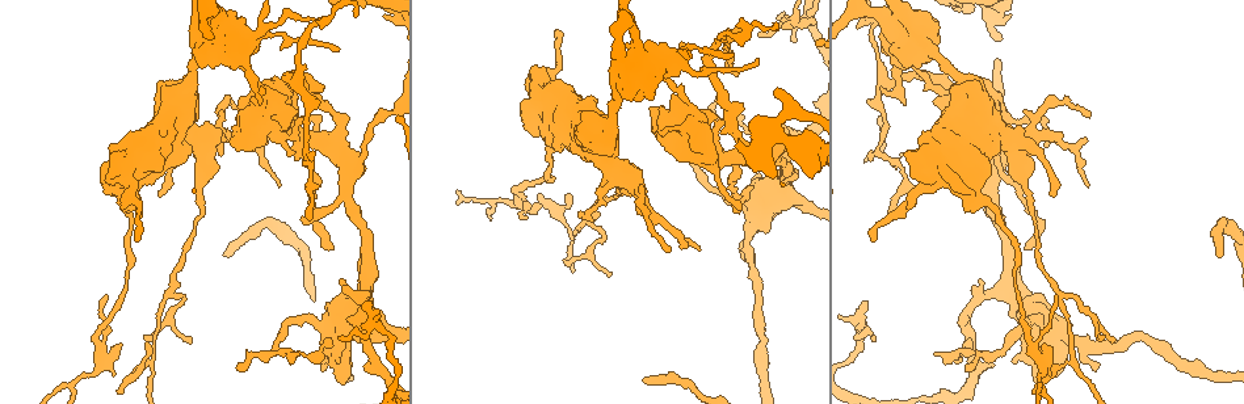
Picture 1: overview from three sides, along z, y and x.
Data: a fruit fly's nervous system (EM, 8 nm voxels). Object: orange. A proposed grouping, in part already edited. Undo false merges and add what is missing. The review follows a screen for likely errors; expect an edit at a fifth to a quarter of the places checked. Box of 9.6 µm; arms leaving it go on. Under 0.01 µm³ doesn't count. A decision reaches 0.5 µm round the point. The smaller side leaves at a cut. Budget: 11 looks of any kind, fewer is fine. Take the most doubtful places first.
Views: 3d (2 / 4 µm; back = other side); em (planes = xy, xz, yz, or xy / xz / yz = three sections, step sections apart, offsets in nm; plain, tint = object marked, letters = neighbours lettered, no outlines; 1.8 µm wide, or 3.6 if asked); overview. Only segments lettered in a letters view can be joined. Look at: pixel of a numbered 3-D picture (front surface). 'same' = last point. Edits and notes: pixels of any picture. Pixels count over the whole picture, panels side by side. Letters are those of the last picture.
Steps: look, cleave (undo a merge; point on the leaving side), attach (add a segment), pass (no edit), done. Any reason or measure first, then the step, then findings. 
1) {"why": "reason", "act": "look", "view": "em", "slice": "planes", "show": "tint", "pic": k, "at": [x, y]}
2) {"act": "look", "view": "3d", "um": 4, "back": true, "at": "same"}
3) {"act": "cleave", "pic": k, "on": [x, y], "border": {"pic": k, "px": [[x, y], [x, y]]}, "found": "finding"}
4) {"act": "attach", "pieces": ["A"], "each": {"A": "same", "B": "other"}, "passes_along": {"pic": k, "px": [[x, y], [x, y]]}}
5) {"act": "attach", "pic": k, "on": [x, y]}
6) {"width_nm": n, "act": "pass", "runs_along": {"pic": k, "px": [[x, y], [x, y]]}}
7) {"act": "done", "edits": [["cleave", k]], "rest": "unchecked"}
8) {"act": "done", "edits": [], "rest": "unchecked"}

{"why": "thin end", "act": "look", "view": "em", "slice": "xz", "step": 16, "show": "tint", "pic": 1, "at": [370, 300]}

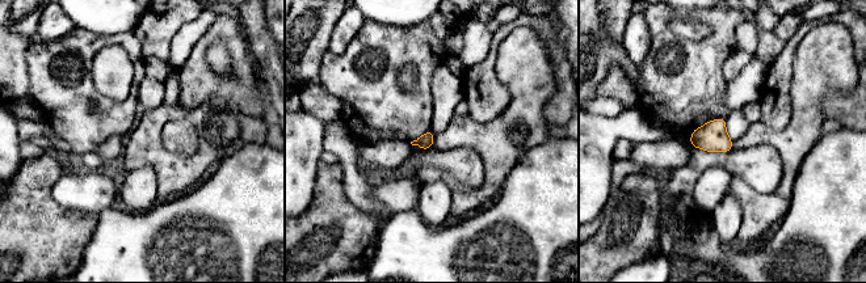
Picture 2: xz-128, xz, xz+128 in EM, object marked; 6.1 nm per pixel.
{"act": "look", "view": "em", "slice": "xz", "step": 16, "show": "letters", "at": "same"}

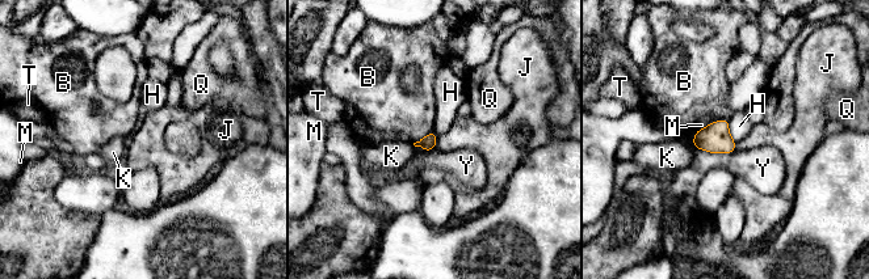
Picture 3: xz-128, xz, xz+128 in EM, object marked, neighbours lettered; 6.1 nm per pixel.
{"width_nm": 90, "act": "pass", "each": {"B": "other", "H": "other", "J": "other", "K": "other", "M": "other", "Q": "other", "T": "other", "Y": "other"}, "border": {"pic": 3, "px": [[437, 135], [432, 149]]}, "found": "no lettered segment goes on from it"}

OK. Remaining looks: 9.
{"why": "arms part here", "act": "look", "view": "em", "um": 3.6, "slice": "xy", "step": 4, "show": "tint", "pic": 1, "at": [976, 186]}

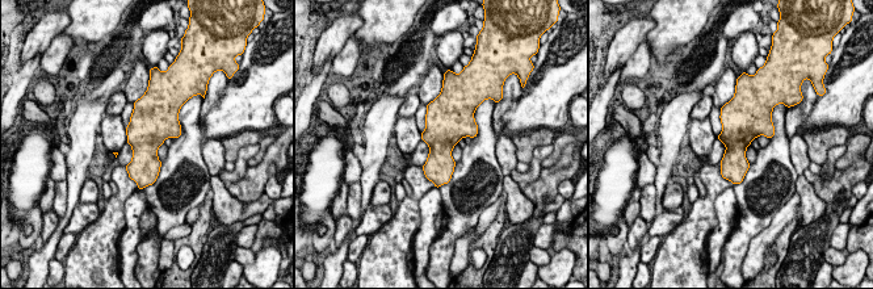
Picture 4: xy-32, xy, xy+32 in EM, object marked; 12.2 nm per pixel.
{"act": "look", "view": "em", "um": 3.6, "slice": "planes", "show": "letters", "at": "same"}

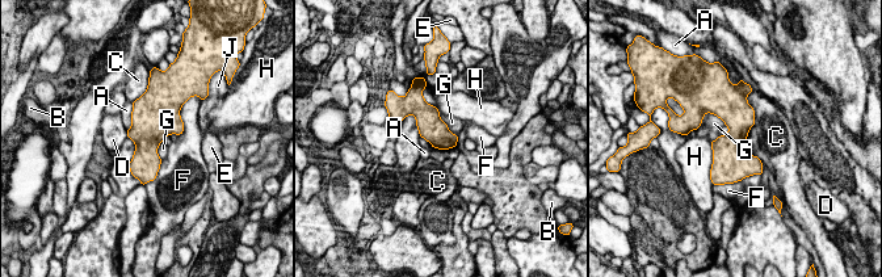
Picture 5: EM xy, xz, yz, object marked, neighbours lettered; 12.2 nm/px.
{"width_nm": 320, "act": "pass", "each": {"A": "other", "B": "other", "C": "other", "D": "other", "E": "other", "F": "other", "G": "other", "H": "other", "J": "other"}, "found": "all the same cell"}

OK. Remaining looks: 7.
{"why": "an open end", "act": "look", "view": "em", "slice": "planes", "show": "plain", "pic": 1, "at": [982, 279]}

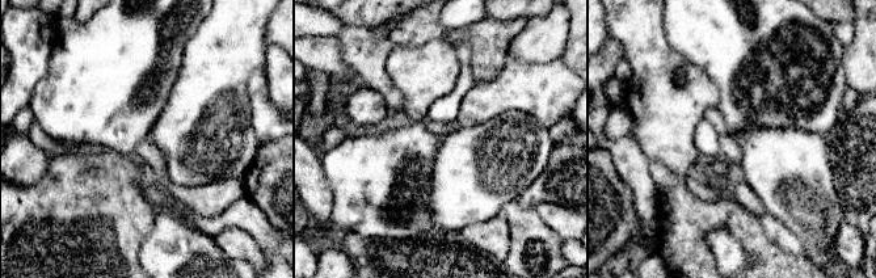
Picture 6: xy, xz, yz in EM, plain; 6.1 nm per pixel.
{"why": "see the neighbours", "act": "look", "view": "em", "slice": "planes", "show": "letters", "at": "same"}

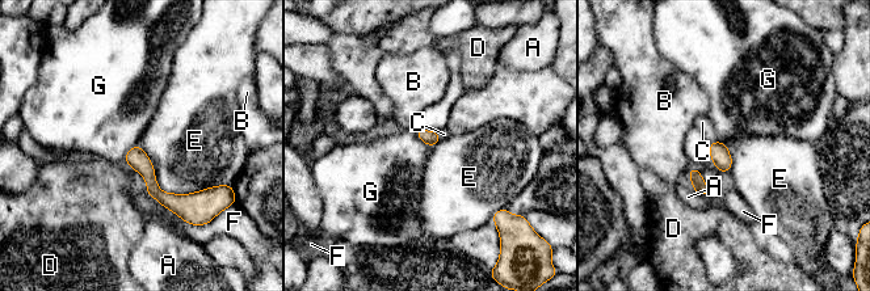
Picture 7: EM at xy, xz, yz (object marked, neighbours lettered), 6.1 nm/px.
{"act": "pass", "each": {"A": "other", "B": "other", "C": "other", "D": "other", "E": "other", "F": "other", "G": "other"}, "runs_along": {"pic": 7, "px": [[130, 154], [163, 198], [197, 195]]}, "found": "no lettered segment goes on from it"}

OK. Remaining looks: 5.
{"why": "an open end", "act": "look", "view": "3d", "um": 2, "pic": 1, "at": [609, 277]}

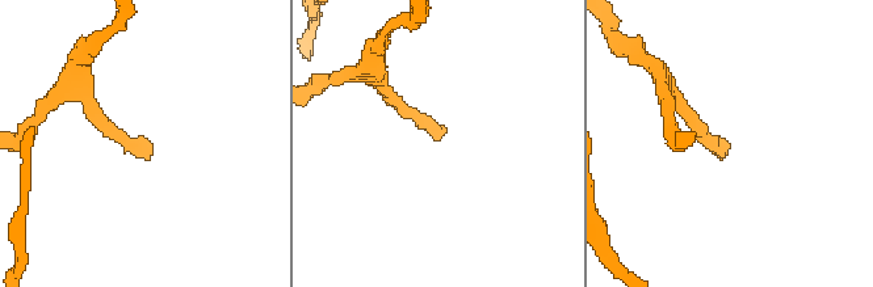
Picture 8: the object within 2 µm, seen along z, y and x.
{"why": "shape alone is not enough", "act": "look", "view": "em", "slice": "xy", "step": 8, "show": "letters", "pic": 8, "at": [720, 158]}

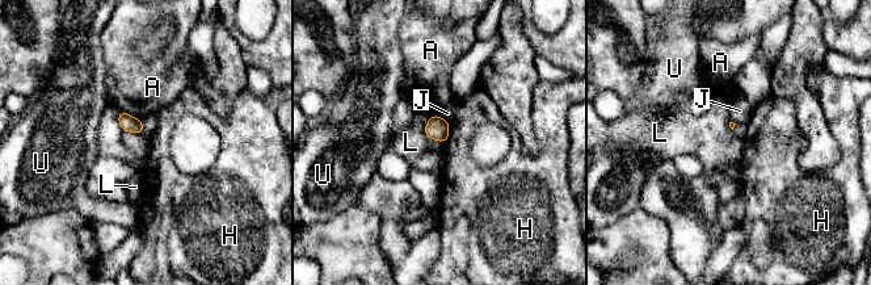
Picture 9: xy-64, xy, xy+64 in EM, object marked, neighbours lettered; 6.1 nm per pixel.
{"act": "pass", "each": {"A": "other", "H": "other", "J": "other", "L": "other", "U": "other"}, "border": {"pic": 9, "px": [[434, 114], [424, 128], [429, 139]]}, "found": "no lettered segment goes on from it"}

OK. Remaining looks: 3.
{"act": "done", "edits": [], "rest": "unchecked"}

